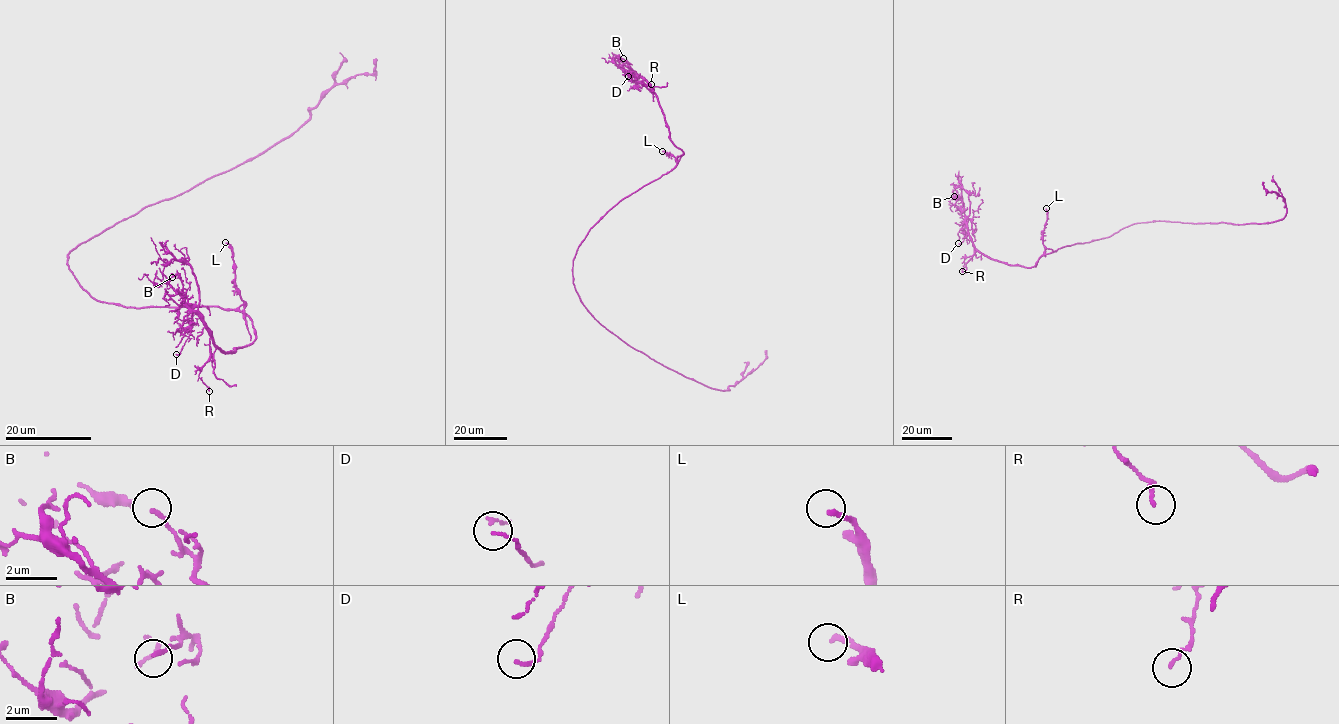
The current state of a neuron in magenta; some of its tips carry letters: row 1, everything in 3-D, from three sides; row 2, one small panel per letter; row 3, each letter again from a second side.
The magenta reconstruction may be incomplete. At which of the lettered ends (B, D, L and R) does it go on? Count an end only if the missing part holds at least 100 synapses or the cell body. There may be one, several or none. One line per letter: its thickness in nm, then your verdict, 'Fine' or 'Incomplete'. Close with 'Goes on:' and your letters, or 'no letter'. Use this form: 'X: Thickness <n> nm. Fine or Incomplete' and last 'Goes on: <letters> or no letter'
B: Thickness 140 nm. Fine
D: Thickness 100 nm. Fine
L: Thickness 190 nm. Fine
R: Thickness 130 nm. Fine
Goes on: no letter

